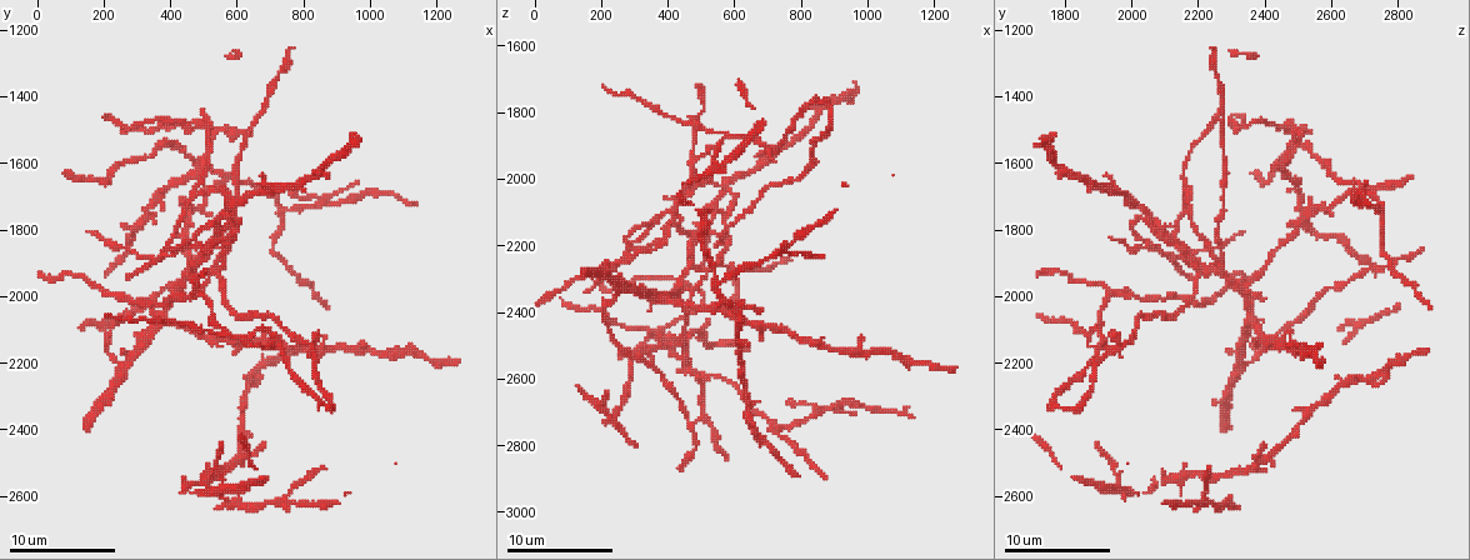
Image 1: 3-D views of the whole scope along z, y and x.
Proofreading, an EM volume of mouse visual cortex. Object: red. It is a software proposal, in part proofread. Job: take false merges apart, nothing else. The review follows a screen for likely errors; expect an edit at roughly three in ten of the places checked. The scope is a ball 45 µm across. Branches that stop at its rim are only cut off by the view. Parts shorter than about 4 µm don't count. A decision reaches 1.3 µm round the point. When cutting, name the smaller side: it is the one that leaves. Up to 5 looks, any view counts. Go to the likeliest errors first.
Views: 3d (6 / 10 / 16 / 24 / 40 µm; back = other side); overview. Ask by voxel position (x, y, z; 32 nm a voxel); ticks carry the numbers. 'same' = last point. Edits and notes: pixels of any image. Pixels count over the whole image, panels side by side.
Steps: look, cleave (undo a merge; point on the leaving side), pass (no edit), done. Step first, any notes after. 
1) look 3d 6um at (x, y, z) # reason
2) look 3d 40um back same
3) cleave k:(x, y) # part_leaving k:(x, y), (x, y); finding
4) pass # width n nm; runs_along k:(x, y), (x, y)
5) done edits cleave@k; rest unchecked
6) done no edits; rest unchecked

look 3d 16um at (360, 1880, 2130) # two arms in line, one across

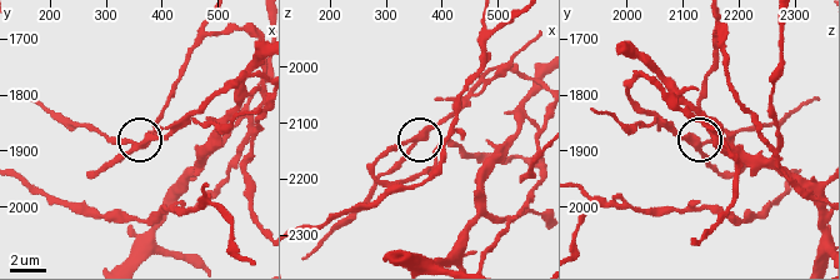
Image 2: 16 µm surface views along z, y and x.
pass # arms 3; all the same neuron

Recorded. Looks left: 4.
look 3d 10um at (580, 1760, 2030) # four arms meet

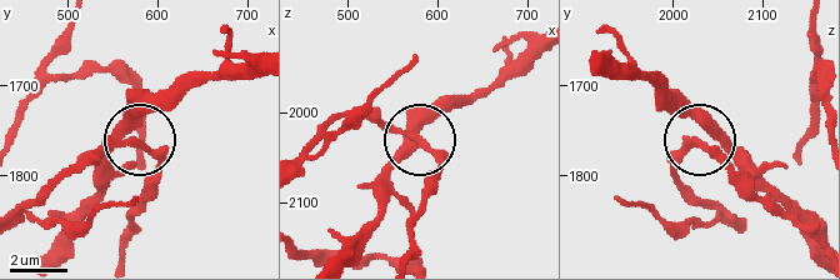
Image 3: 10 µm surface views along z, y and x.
pass # arms 4; all the same neuron

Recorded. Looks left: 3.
look 3d 6um at (480, 1980, 1940) # arms part here

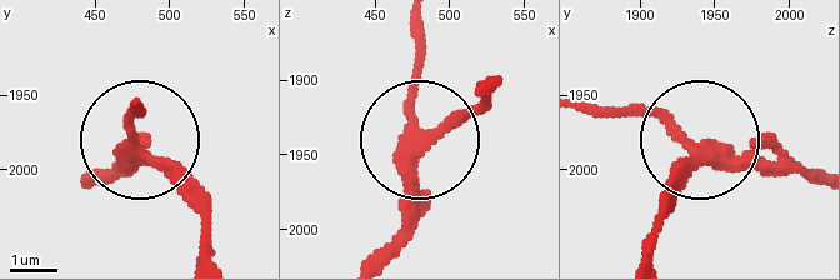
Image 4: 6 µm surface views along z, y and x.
pass # arms 3; runs_along 4:(648, 250), (691, 146), (640, 119), (580, 110); all the same neuron

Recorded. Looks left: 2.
done no edits; rest unchecked

